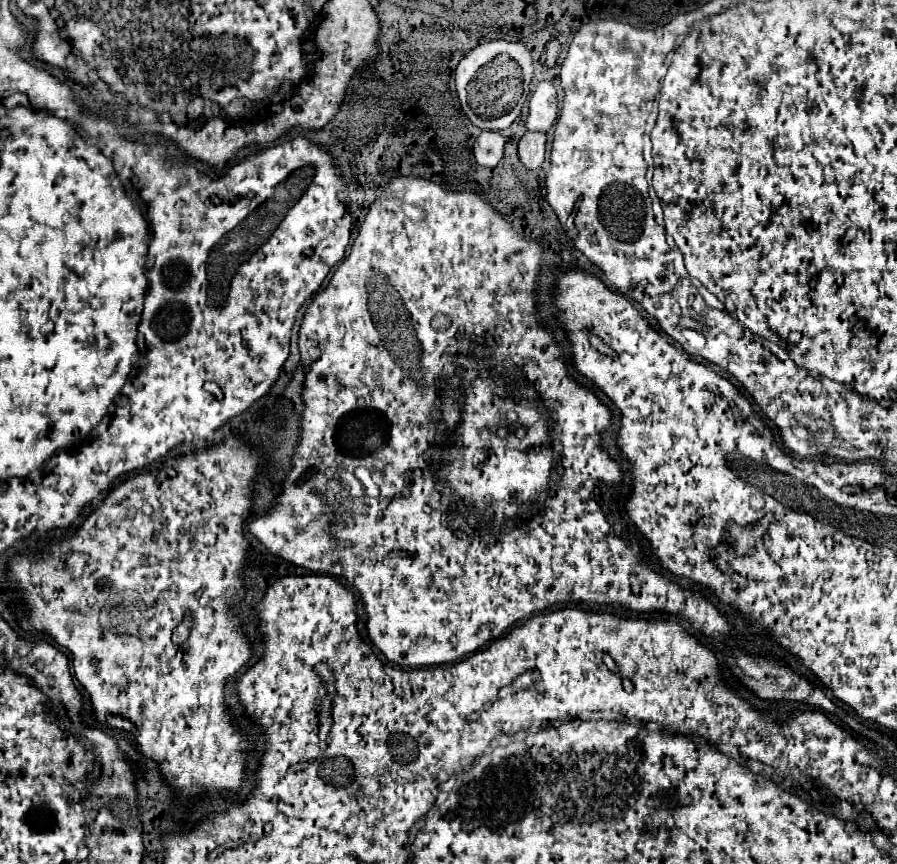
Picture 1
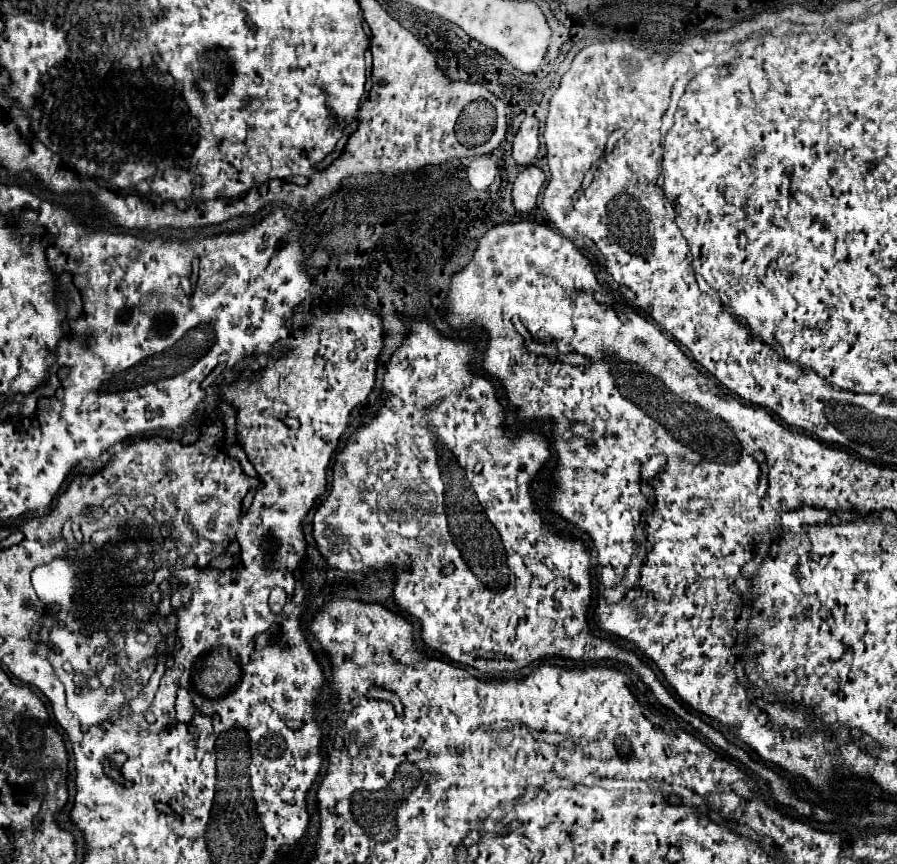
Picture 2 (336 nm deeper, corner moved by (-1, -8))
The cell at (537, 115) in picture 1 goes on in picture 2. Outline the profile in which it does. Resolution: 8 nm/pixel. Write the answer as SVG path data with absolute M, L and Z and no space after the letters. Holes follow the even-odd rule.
M527 117L519 131L513 137L513 159L517 161L517 165L529 167L535 157L537 157L537 149L539 149L539 139L537 139L537 131L539 131L539 121L537 117Z

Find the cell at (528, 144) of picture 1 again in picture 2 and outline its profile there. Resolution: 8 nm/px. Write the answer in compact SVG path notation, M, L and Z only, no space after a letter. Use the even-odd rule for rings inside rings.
M533 165L525 167L517 175L517 179L513 183L513 191L511 191L513 207L519 213L531 213L543 183L545 183L545 175L543 175L543 171L539 167L533 167Z

